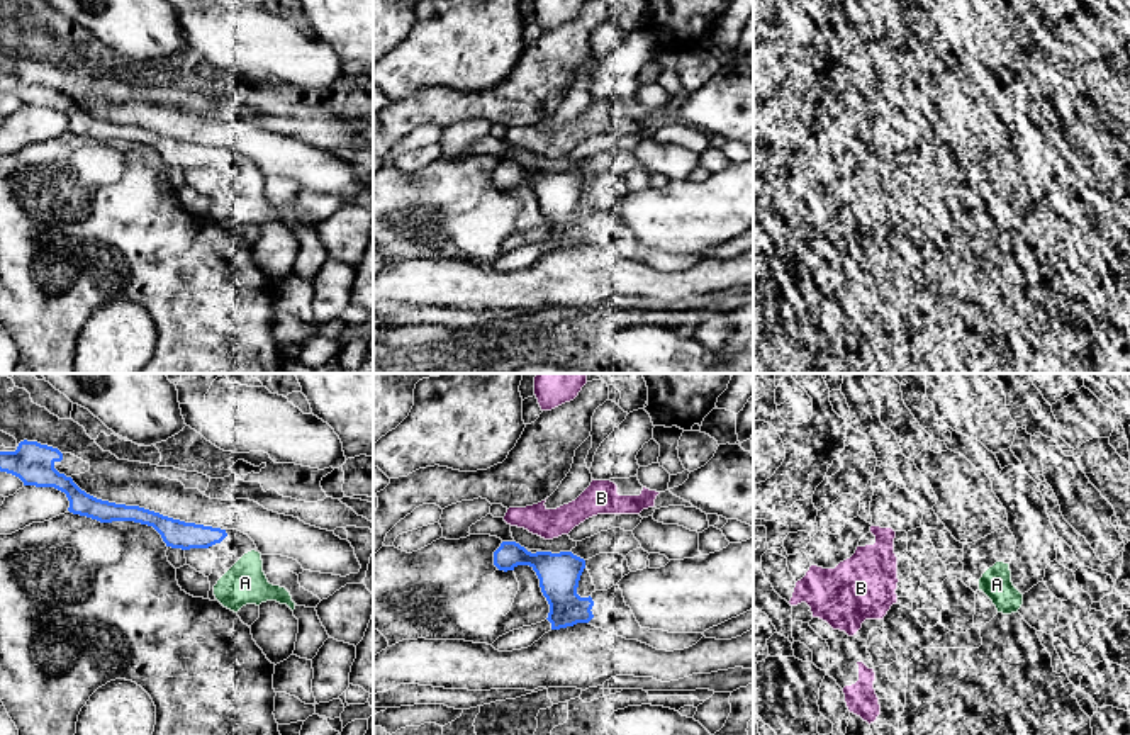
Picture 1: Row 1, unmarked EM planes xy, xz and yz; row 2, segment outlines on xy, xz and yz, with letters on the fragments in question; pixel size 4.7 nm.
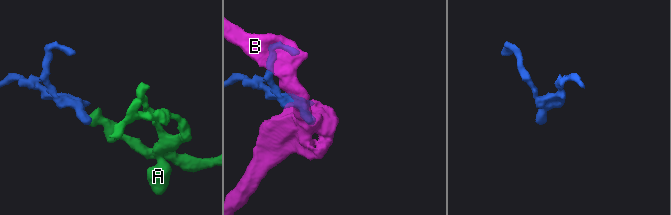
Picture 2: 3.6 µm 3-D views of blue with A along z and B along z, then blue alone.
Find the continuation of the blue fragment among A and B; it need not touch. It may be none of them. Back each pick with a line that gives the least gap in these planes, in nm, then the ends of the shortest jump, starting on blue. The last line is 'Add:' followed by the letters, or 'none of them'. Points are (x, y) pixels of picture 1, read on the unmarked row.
A: Distance 120 nm. Across: xy (226, 155), (245, 173)
Add: A

